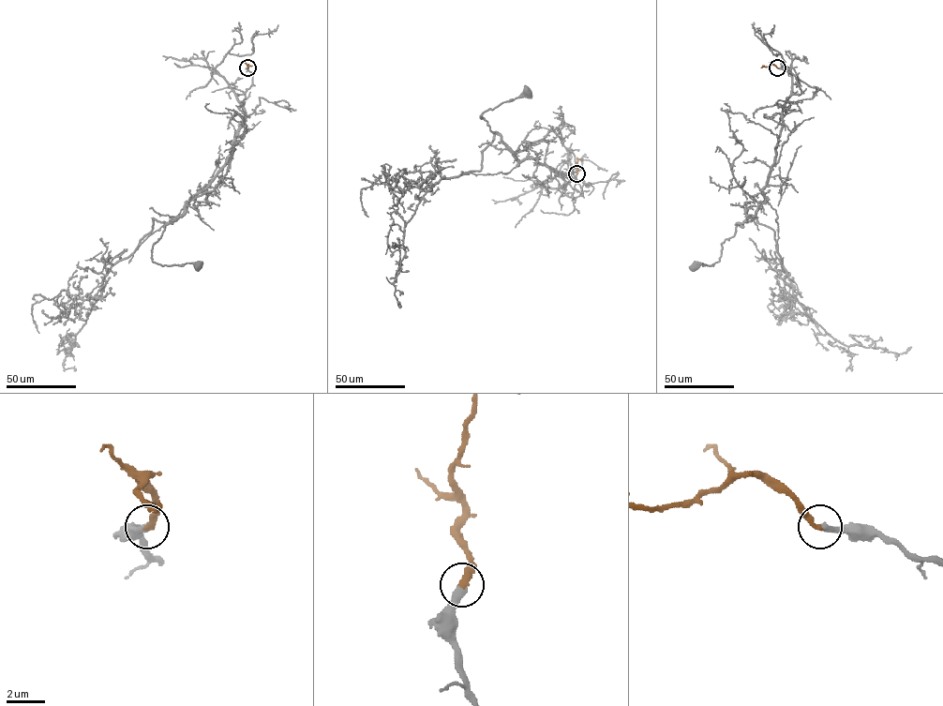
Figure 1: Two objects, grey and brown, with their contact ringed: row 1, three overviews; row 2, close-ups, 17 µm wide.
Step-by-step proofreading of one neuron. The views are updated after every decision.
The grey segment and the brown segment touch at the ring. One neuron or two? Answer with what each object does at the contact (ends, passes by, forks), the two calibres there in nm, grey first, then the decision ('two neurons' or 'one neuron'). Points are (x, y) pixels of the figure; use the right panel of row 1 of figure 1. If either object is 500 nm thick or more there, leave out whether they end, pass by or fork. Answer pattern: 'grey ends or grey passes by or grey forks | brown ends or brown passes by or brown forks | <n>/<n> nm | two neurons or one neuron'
grey ends | brown ends | 400/320 nm | one neuron

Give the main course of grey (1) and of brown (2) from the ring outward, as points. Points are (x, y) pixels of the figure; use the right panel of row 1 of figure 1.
1: (777, 67), (795, 76), (800, 90), (783, 110), (765, 200), (722, 244), (719, 261), (694, 265)
2: (777, 67), (773, 65), (764, 66)

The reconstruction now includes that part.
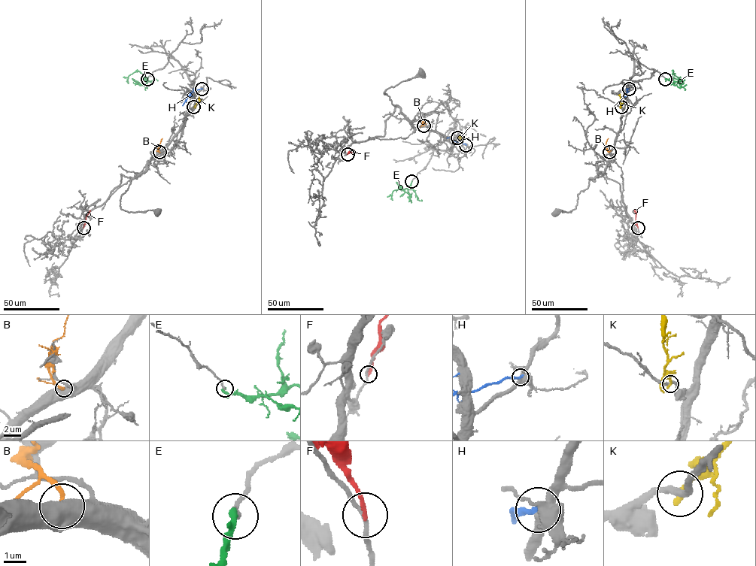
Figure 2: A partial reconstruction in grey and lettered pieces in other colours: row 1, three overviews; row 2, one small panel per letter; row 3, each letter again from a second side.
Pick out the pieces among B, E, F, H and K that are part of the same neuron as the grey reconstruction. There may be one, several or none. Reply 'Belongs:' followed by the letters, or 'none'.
Belongs: none

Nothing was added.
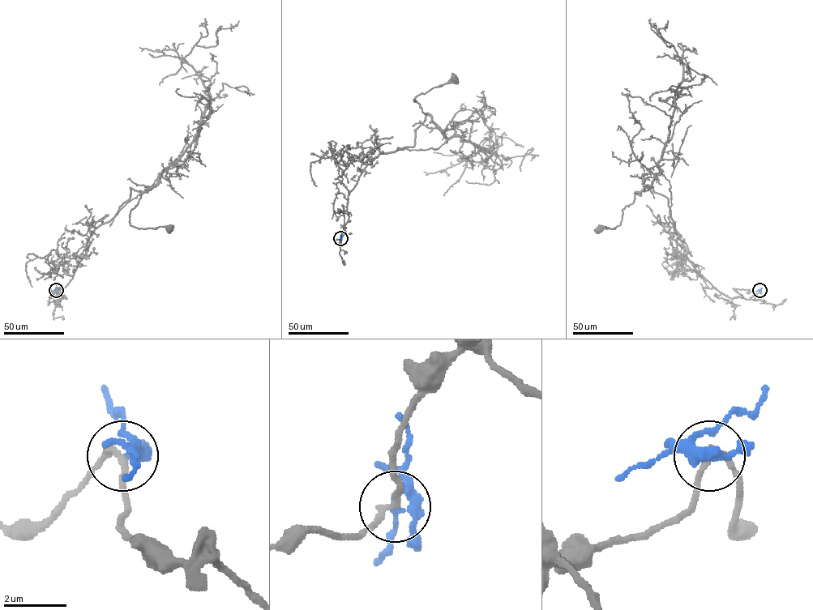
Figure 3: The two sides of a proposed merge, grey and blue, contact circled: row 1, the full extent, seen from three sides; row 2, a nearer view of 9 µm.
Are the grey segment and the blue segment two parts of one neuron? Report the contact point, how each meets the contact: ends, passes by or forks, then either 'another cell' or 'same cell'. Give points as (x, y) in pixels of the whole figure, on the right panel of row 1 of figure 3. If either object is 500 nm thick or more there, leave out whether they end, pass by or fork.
(759, 290) | grey passes by | blue passes by | another cell

